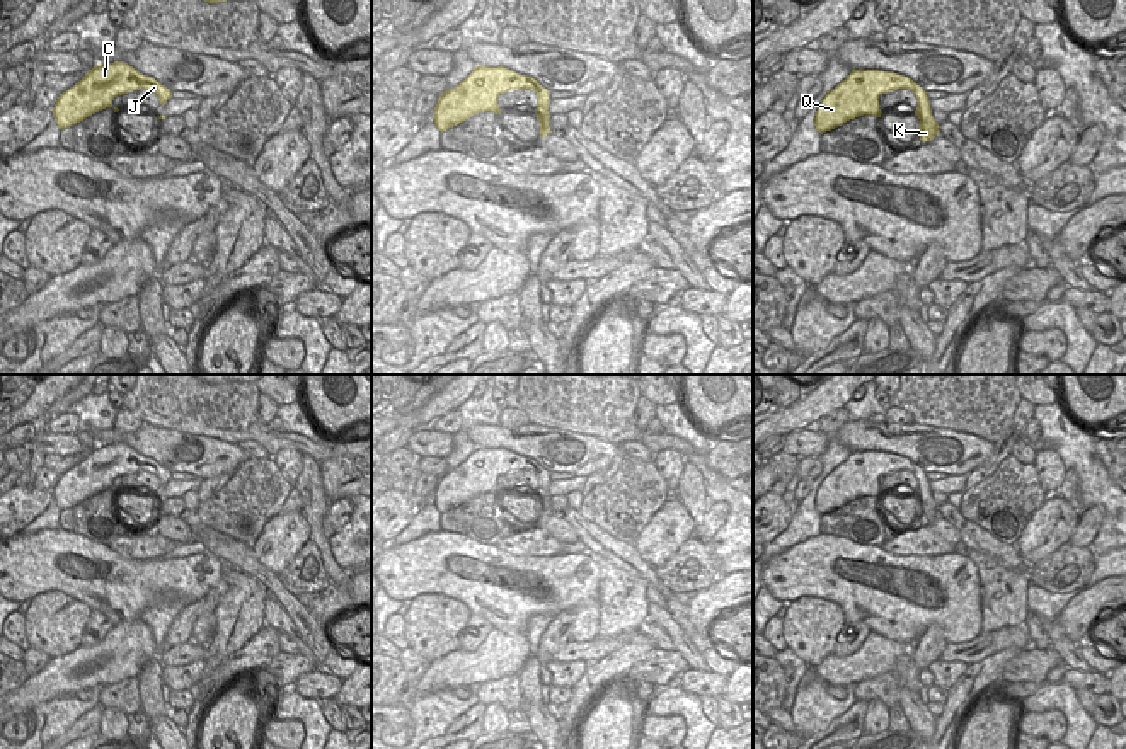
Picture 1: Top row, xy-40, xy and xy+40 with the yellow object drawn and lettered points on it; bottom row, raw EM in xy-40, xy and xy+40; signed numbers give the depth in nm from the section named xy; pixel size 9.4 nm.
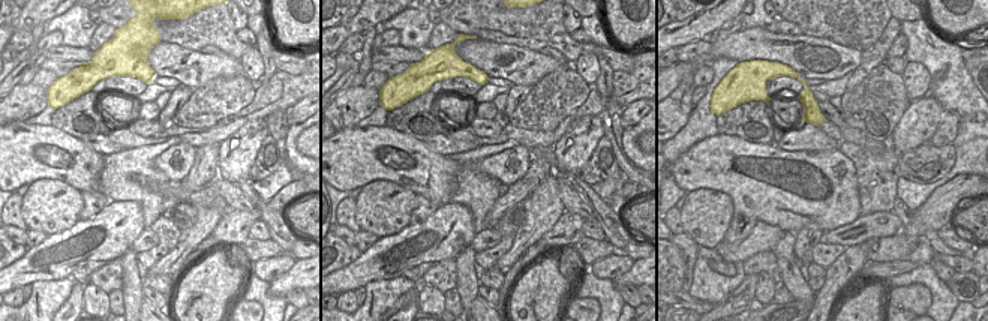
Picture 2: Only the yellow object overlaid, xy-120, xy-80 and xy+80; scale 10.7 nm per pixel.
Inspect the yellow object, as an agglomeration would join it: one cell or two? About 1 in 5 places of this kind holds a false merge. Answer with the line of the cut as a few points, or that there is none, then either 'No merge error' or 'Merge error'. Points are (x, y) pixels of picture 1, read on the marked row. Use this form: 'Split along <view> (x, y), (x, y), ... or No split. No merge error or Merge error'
No split. No merge error.

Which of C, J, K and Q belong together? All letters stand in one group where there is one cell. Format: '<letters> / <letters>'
C J K Q

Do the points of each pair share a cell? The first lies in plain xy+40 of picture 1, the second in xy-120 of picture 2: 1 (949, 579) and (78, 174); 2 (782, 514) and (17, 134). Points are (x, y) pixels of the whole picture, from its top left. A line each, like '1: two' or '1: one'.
1: one
2: two

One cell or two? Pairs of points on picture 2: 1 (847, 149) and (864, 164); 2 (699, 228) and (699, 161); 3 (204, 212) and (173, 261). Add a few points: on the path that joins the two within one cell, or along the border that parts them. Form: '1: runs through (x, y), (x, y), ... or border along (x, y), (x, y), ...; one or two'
1: runs through (852, 152), (859, 159); one
2: border along (687, 191), (717, 189), (724, 192), (732, 203); two
3: runs through (204, 224), (182, 249); one

